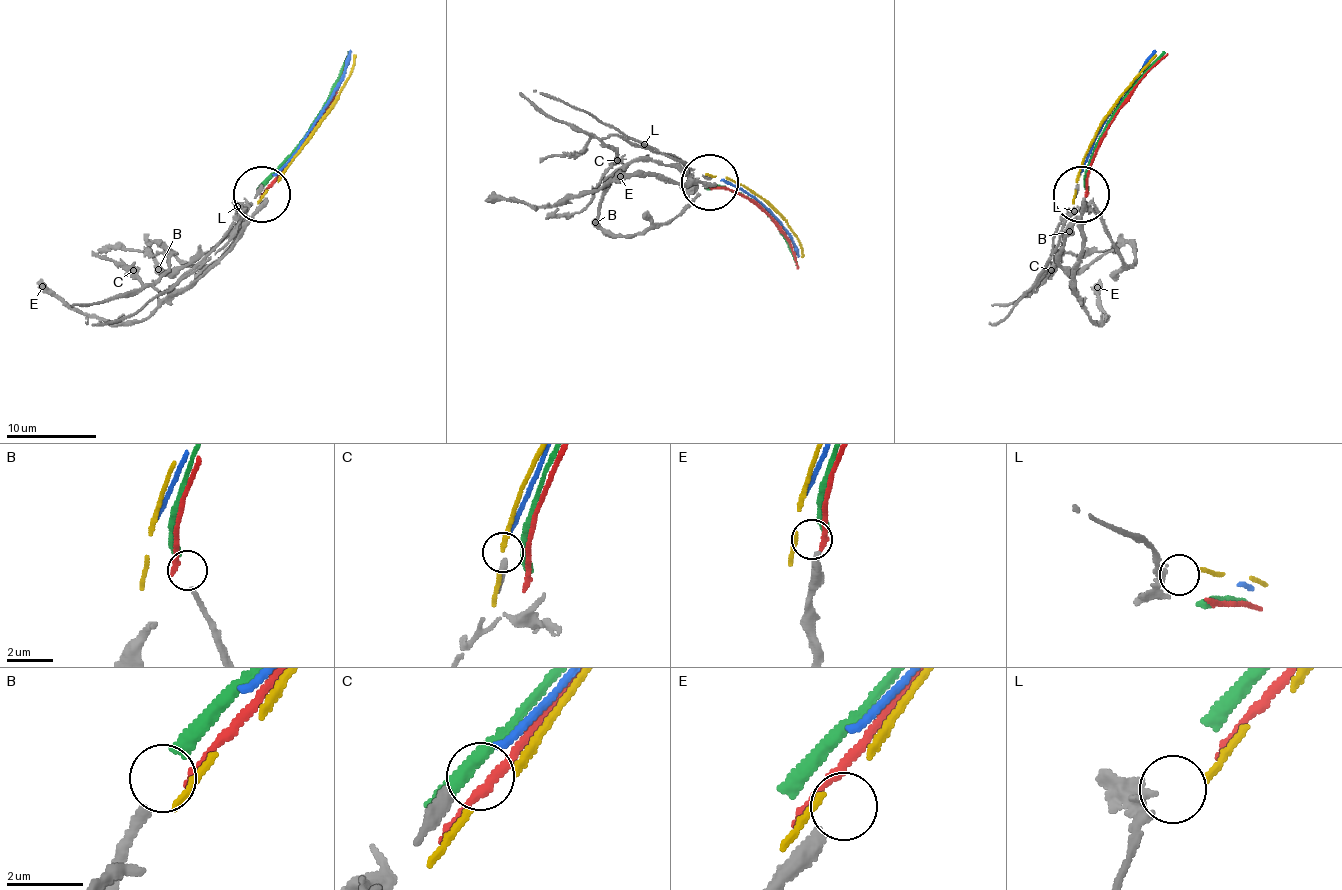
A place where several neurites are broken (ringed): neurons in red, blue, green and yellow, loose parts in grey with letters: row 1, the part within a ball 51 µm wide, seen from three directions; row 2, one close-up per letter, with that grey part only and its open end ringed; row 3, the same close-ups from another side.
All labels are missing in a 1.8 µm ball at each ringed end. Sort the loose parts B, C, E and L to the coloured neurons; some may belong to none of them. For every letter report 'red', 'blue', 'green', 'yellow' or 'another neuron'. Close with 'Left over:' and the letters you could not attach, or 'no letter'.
B: green
C: blue
E: another neuron
L: yellow
Left over: E

